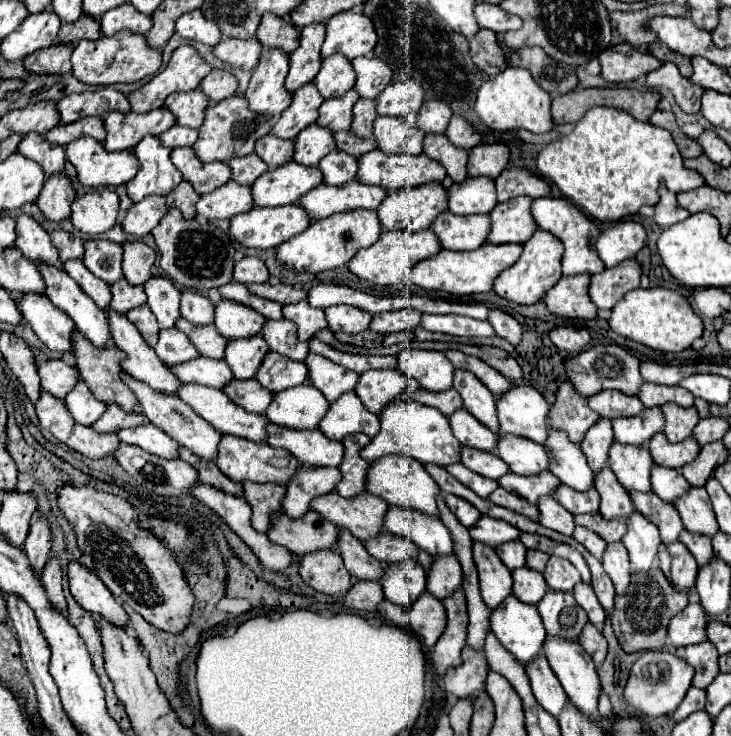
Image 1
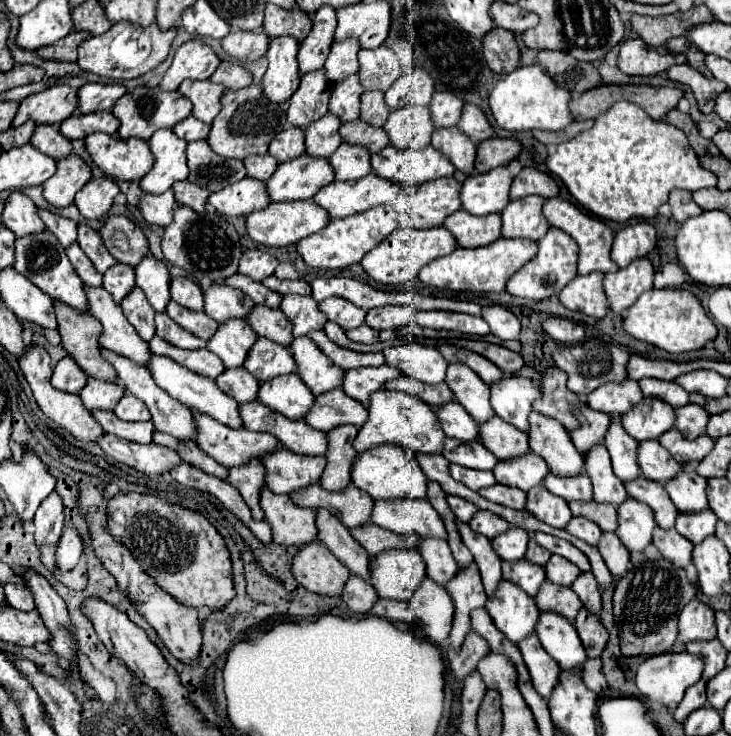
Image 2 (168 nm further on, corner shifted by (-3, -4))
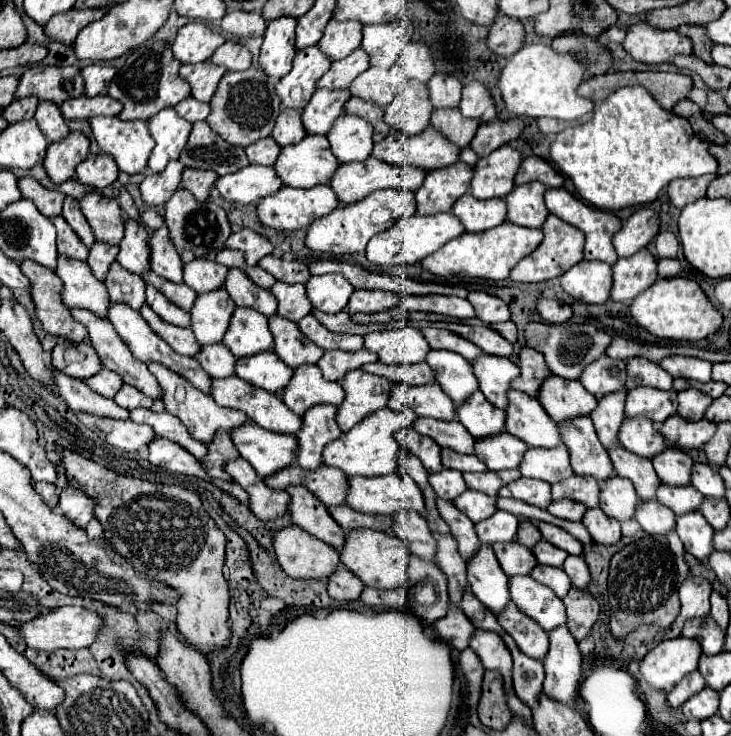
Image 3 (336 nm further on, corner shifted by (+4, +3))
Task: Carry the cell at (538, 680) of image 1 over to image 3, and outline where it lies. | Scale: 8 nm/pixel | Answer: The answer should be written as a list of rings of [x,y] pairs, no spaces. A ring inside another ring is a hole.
[[[514,601],[498,613],[498,623],[512,635],[516,645],[530,657],[542,661],[548,651],[548,633],[526,613],[522,613]]]

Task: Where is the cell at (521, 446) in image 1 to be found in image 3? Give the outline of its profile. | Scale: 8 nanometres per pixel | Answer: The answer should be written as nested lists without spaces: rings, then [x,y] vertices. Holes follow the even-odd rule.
[[[476,389],[476,393],[472,393],[468,401],[462,403],[462,407],[456,407],[456,419],[462,421],[462,425],[470,431],[474,439],[484,439],[488,435],[506,431],[506,413],[490,405],[490,401],[486,401],[480,389]]]

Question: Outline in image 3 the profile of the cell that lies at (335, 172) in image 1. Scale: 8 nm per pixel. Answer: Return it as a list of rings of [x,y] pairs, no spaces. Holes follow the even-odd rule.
[[[342,113],[326,137],[340,163],[364,161],[372,153],[372,123],[358,115]]]

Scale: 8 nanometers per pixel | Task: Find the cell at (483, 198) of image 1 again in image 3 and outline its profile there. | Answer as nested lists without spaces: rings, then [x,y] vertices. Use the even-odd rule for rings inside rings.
[[[502,145],[488,157],[478,159],[470,193],[478,199],[506,197],[514,189],[514,177],[520,169],[522,155],[512,145]]]

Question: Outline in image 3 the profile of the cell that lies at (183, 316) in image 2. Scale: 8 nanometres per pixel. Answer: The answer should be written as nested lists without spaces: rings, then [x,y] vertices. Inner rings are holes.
[[[146,271],[142,277],[146,279],[146,283],[152,283],[156,289],[160,289],[160,293],[170,297],[170,301],[174,301],[178,307],[188,311],[190,303],[194,303],[196,291],[190,289],[186,283],[172,283],[164,277],[158,277],[154,271]]]

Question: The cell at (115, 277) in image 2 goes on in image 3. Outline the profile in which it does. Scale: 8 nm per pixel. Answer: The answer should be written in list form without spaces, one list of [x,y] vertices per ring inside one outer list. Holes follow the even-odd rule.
[[[102,241],[92,243],[90,255],[88,255],[88,265],[90,265],[90,269],[92,269],[92,273],[98,281],[106,279],[108,267],[110,267],[112,261],[116,261],[116,255],[118,255],[116,245],[108,245],[108,243],[102,243]]]

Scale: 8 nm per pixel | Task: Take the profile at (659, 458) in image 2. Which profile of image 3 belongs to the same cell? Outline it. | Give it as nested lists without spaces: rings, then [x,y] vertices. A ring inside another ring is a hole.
[[[624,417],[618,431],[618,441],[628,451],[648,459],[666,449],[664,437],[652,427],[652,421],[648,417]]]

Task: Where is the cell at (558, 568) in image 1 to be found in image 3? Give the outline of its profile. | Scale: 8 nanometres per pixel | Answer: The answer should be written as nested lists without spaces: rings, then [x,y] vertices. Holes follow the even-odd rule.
[[[544,539],[538,541],[538,545],[534,545],[532,553],[536,555],[538,563],[542,563],[542,565],[552,565],[552,567],[562,567],[562,561],[568,557],[566,551],[554,547],[552,543],[548,543],[548,541],[544,541]]]

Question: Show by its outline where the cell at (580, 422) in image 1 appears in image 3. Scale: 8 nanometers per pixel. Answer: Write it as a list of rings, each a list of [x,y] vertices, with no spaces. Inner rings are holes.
[[[522,347],[518,353],[518,365],[520,365],[520,375],[516,381],[512,381],[512,387],[536,397],[540,389],[540,381],[552,375],[550,369],[546,369],[542,353],[530,347]]]

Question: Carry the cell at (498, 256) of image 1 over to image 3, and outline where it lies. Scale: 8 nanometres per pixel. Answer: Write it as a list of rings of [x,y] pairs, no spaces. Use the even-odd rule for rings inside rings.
[[[510,221],[500,227],[482,231],[482,233],[462,233],[460,237],[448,241],[442,249],[428,255],[422,265],[434,275],[450,277],[450,275],[466,275],[466,277],[482,277],[482,279],[506,279],[514,265],[534,251],[542,243],[542,229],[518,227]]]

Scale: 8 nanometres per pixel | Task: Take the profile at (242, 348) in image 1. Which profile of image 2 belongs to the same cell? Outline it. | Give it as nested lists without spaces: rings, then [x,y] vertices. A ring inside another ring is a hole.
[[[229,320],[229,324],[219,326],[207,348],[223,360],[225,368],[241,368],[257,338],[245,320]]]

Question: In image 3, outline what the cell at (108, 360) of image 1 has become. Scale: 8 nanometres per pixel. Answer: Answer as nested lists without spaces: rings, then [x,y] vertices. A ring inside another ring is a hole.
[[[24,259],[20,263],[20,269],[32,283],[32,303],[36,307],[36,317],[42,323],[42,329],[56,337],[84,341],[86,327],[72,319],[68,307],[62,303],[62,281],[58,281],[58,275],[52,269],[46,269],[30,259]]]

